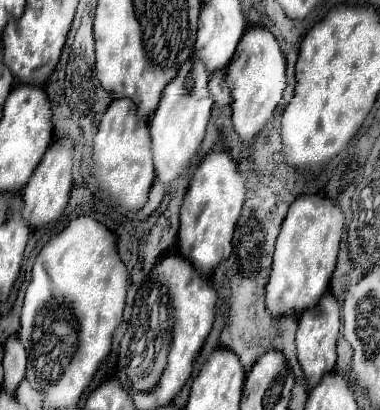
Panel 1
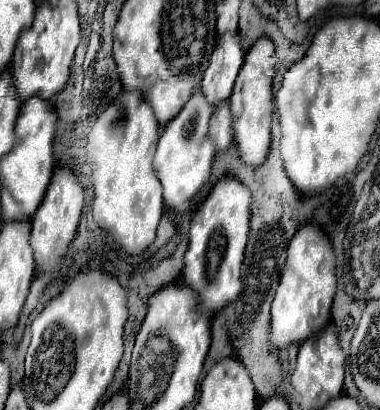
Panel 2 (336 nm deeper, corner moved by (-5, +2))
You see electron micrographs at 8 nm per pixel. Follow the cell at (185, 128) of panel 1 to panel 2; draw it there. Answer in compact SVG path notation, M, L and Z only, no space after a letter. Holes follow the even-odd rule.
M198 87L198 91L194 91L186 107L182 107L182 111L164 127L160 135L158 149L154 155L154 169L158 171L158 177L164 189L164 203L170 209L174 209L174 215L188 211L188 205L184 203L190 203L190 199L200 191L200 187L210 177L212 159L216 153L214 141L212 141L212 155L210 155L210 137L208 137L208 121L212 111L214 107L206 103L206 97Z

